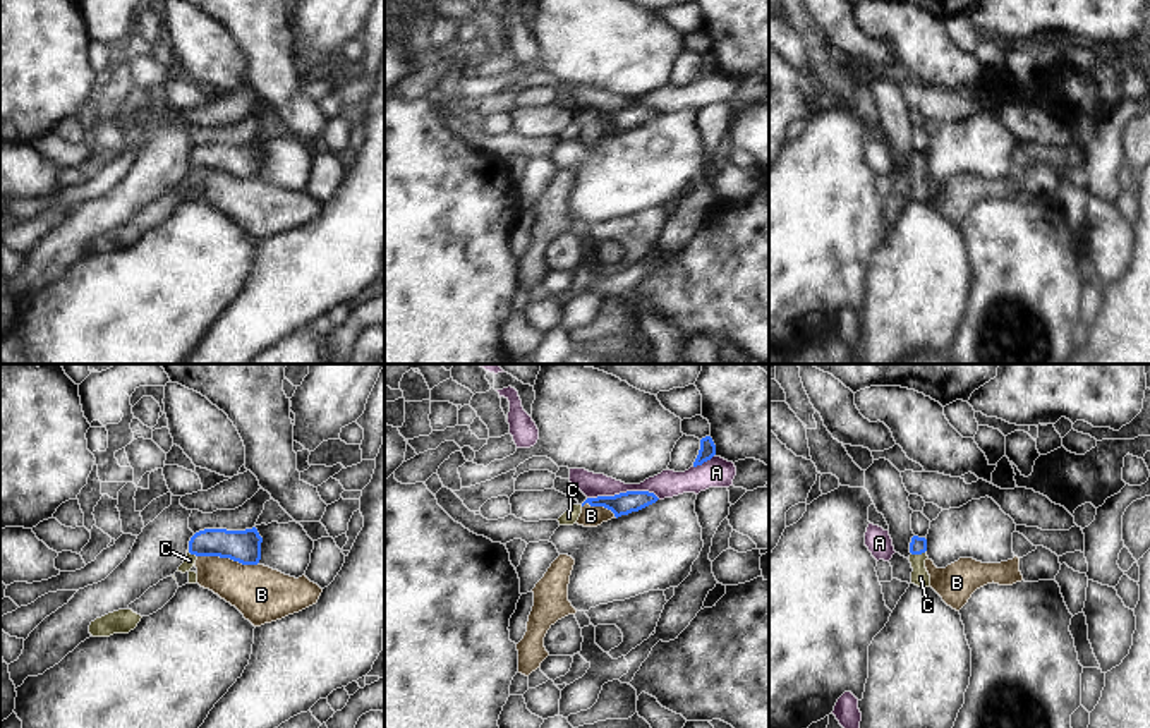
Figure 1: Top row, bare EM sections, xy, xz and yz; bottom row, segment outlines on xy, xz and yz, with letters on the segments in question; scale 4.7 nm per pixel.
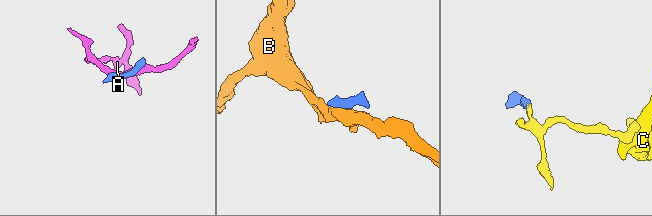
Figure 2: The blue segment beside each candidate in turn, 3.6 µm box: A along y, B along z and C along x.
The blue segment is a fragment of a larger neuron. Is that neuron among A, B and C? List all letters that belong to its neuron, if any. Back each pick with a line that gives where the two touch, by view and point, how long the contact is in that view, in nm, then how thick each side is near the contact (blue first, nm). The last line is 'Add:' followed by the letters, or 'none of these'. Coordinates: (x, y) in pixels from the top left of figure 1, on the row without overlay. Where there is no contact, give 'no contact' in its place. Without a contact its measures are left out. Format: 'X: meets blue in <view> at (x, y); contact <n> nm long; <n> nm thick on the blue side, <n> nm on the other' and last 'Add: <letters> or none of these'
C: meets blue in yz at (919, 169); contact 80 nm long; 80 nm thick on the blue side, 90 nm on the other
Add: C

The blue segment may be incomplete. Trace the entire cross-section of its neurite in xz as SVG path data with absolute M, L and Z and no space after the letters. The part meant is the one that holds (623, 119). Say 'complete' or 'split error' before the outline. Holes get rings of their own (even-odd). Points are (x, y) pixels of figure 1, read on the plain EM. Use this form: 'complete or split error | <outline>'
complete | M626 106L614 112L597 112L597 113L587 113L585 118L590 122L604 122L614 129L614 132L628 130L632 127L639 127L652 118L656 118L659 113L654 108L649 106Z

